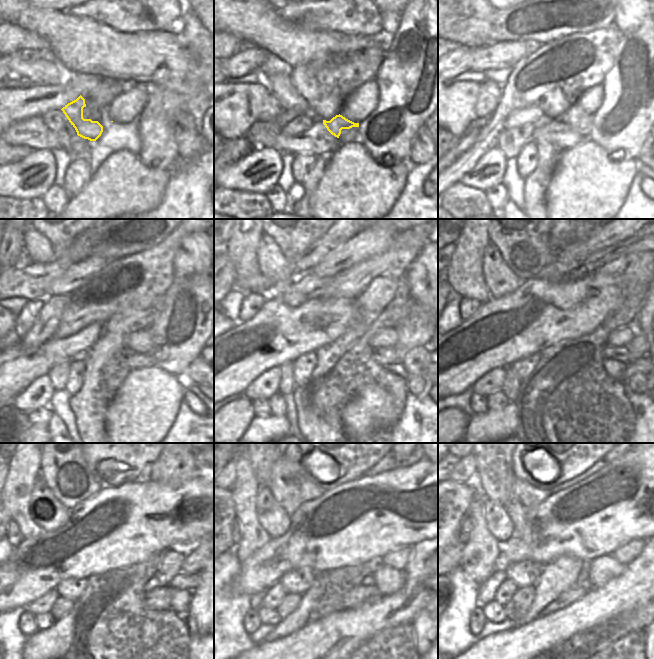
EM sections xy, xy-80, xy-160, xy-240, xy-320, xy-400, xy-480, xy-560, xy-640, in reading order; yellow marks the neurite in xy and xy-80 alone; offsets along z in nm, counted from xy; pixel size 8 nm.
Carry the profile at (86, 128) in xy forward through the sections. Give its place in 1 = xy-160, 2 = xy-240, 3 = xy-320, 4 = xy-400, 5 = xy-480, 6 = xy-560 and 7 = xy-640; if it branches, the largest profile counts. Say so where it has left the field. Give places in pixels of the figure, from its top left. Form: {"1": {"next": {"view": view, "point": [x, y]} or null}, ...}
{"1": {"next": {"view": "xy-160", "point": [575, 117]}}, "2": {"next": {"view": "xy-240", "point": [139, 341]}}, "3": {"next": {"view": "xy-320", "point": [388, 337]}}, "4": {"next": {"view": "xy-400", "point": [619, 337]}}, "5": {"next": {"view": "xy-480", "point": [171, 563]}}, "6": {"next": {"view": "xy-560", "point": [398, 559]}}, "7": {"next": {"view": "xy-640", "point": [626, 553]}}}

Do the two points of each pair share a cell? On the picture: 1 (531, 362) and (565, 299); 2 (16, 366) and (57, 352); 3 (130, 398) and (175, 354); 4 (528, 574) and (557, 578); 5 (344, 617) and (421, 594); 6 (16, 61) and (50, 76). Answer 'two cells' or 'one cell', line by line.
1: two cells
2: one cell
3: two cells
4: two cells
5: one cell
6: one cell

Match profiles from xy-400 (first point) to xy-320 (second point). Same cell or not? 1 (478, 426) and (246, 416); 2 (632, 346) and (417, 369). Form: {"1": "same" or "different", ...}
{"1": "different", "2": "same"}

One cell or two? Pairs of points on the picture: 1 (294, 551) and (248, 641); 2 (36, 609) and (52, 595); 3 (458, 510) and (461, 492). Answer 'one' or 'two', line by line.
1: two
2: one
3: one

